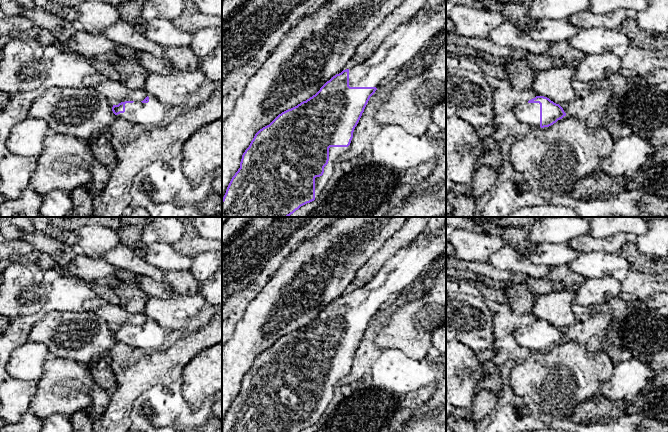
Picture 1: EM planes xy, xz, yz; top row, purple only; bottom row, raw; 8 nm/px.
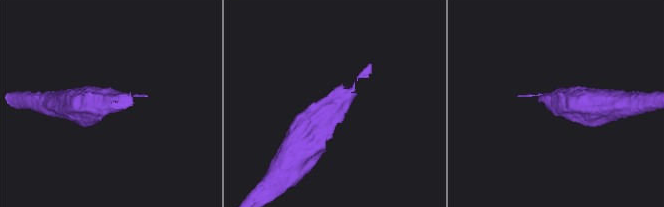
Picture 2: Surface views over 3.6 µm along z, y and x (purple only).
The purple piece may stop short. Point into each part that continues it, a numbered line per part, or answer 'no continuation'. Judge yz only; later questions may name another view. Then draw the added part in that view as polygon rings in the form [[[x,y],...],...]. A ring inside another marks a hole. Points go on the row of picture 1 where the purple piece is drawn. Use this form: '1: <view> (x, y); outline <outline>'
1: yz (528, 114); outline [[[523,102],[512,110],[522,125],[528,127],[540,127],[540,104]]]

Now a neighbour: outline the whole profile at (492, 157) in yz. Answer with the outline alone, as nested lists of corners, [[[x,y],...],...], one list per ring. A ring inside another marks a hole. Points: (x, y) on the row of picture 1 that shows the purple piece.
[[[491,137],[482,139],[485,148],[484,154],[479,158],[479,164],[486,165],[493,169],[499,169],[503,163],[503,157],[500,151],[499,143]]]

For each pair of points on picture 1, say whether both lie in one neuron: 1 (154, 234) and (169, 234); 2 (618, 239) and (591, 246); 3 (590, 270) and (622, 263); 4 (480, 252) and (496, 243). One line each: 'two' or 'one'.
1: one
2: one
3: one
4: one

